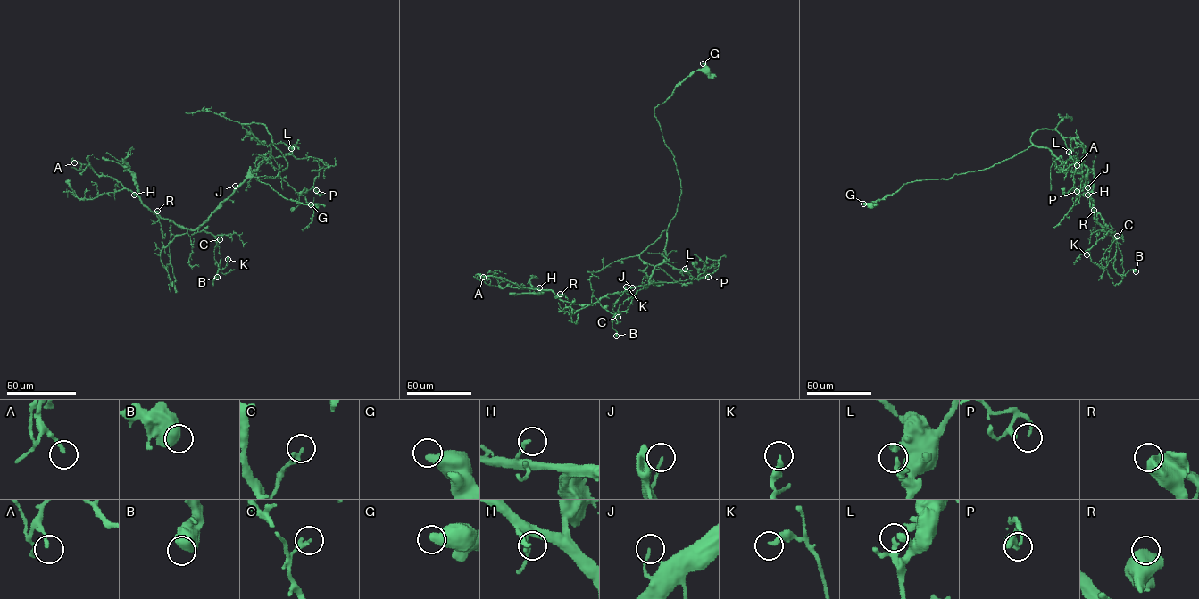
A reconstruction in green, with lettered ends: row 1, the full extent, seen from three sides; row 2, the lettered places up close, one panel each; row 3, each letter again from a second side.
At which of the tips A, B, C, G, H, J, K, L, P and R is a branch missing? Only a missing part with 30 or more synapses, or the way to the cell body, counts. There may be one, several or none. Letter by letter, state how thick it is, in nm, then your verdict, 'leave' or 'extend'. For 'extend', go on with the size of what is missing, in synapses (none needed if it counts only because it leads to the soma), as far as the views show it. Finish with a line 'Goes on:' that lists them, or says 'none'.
A: 200 nm thick; leave
B: 700 nm thick; leave
C: 240 nm thick; leave
G: 550 nm thick; leave
H: 200 nm thick; leave
J: 120 nm thick; leave
K: 320 nm thick; leave
L: 150 nm thick; leave
P: 120 nm thick; leave
R: 650 nm thick; leave
Goes on: none

